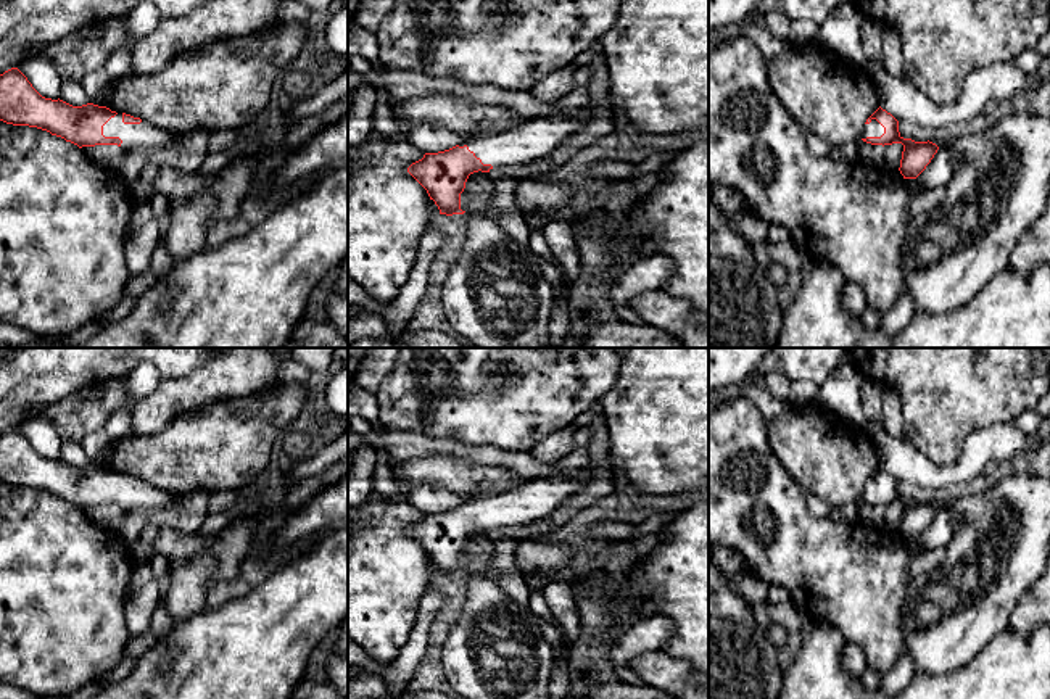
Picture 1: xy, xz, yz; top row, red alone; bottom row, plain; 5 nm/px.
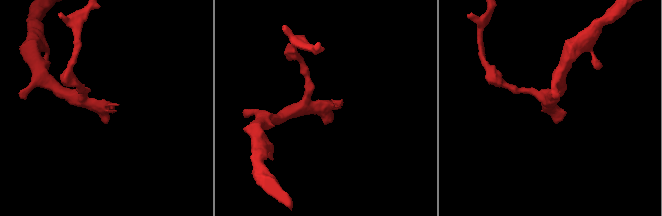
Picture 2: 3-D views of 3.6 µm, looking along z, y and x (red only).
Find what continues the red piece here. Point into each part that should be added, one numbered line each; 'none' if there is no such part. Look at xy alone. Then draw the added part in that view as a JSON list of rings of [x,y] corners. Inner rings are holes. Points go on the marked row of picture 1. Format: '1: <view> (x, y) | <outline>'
1: xy (147, 136) | [[[118,113],[103,126],[105,137],[119,137],[121,150],[153,150],[176,143],[182,134],[161,129],[148,121],[124,124],[122,113]]]

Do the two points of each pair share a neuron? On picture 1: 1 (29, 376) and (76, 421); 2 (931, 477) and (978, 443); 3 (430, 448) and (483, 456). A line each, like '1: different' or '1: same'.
1: different
2: same
3: same

